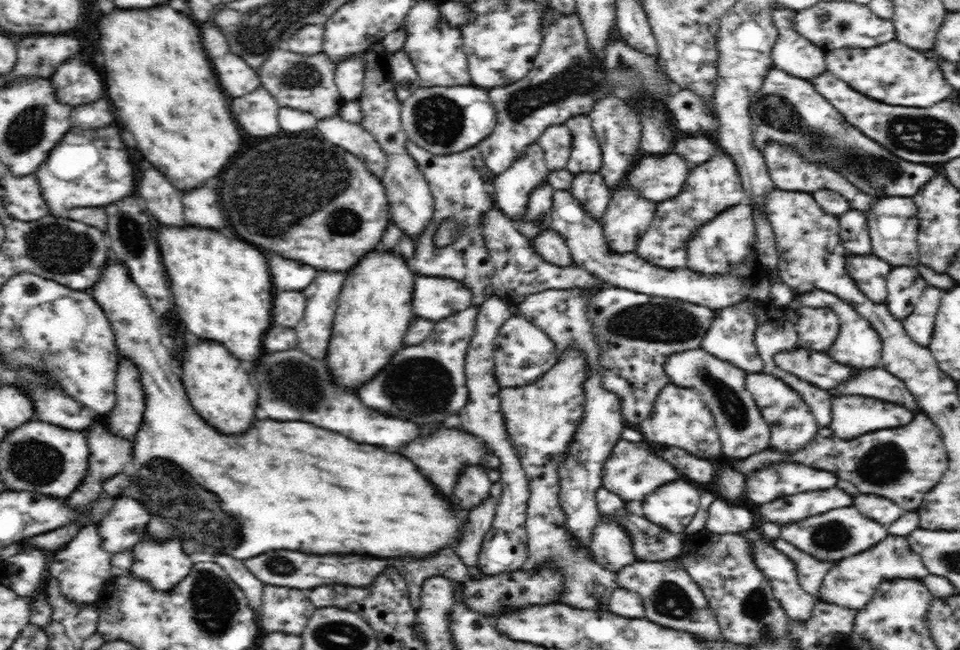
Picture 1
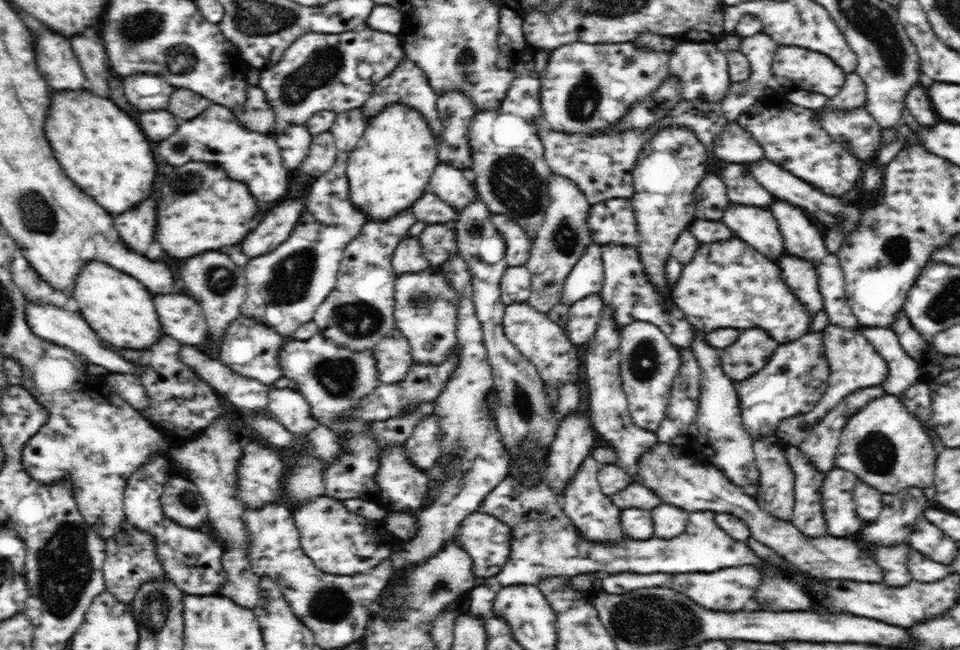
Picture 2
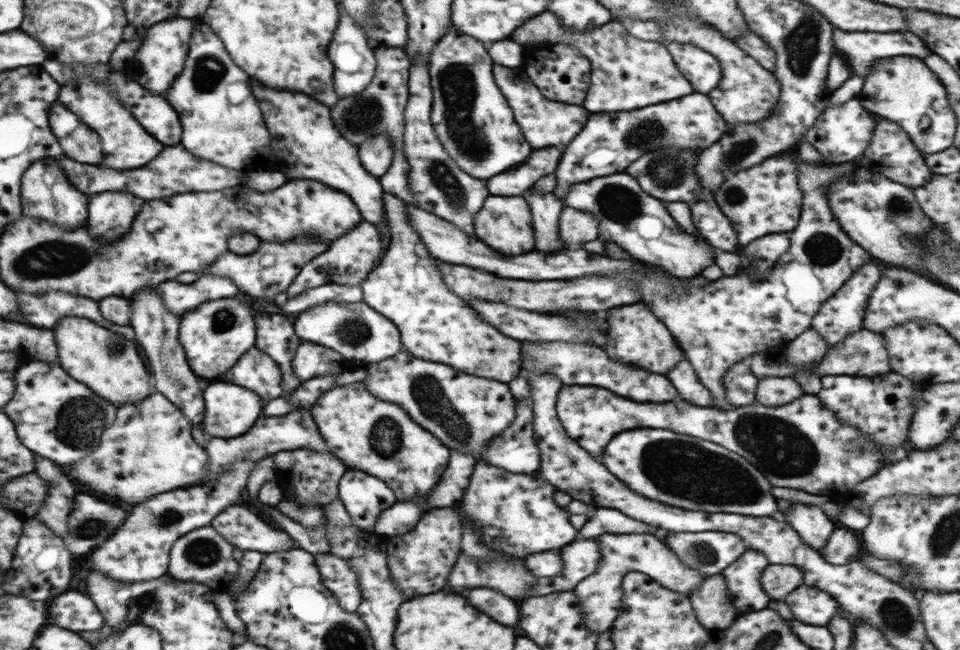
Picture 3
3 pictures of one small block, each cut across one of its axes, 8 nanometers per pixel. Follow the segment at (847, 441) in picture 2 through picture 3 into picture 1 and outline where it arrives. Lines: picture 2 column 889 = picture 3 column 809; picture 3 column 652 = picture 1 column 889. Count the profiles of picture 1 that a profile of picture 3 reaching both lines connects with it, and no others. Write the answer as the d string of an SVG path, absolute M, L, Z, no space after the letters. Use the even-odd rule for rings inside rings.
M858 394L834 398L830 410L830 430L842 440L858 438L860 434L875 430L898 428L912 422L915 417L905 406L864 398Z

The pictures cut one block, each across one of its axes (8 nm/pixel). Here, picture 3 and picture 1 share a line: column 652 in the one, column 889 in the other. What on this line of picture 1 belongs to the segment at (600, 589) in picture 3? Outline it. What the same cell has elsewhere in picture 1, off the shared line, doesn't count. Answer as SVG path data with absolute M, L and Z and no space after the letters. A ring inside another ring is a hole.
M888 536L874 548L834 563L823 576L819 600L844 608L861 609L872 600L876 589L884 580L892 580L892 578L921 579L928 575L928 569L924 566L922 559L908 548L904 538Z

